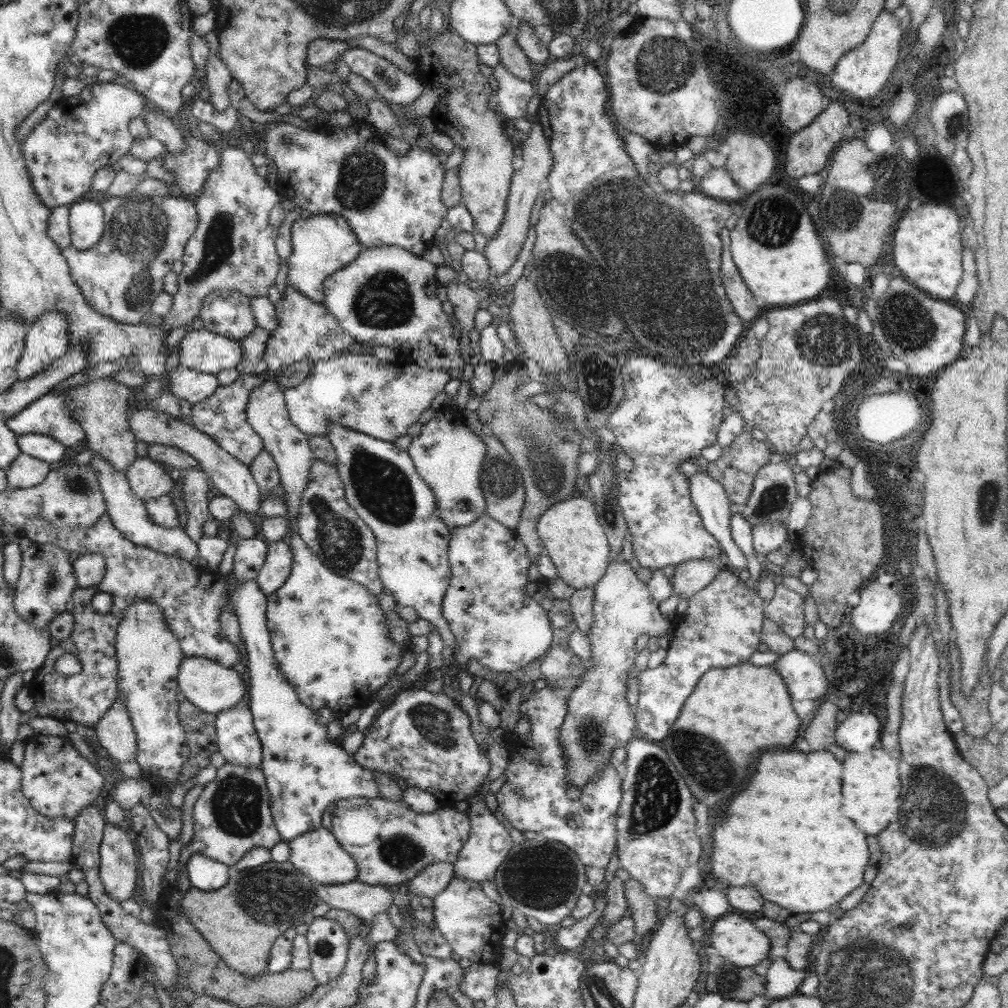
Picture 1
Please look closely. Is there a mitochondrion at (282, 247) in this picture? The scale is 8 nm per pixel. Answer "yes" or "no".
no

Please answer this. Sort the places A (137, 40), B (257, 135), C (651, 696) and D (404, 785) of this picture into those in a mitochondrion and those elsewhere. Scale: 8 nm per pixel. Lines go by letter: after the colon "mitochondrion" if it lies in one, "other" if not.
A: mitochondrion
B: other
C: other
D: other

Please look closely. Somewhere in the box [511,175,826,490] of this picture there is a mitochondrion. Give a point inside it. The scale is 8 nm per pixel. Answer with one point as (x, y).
(572, 280)

